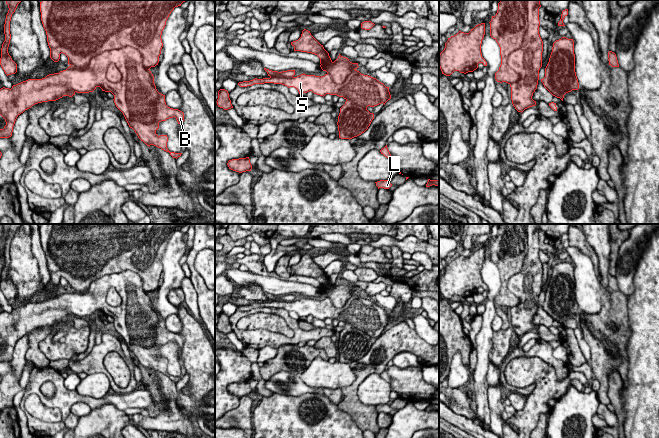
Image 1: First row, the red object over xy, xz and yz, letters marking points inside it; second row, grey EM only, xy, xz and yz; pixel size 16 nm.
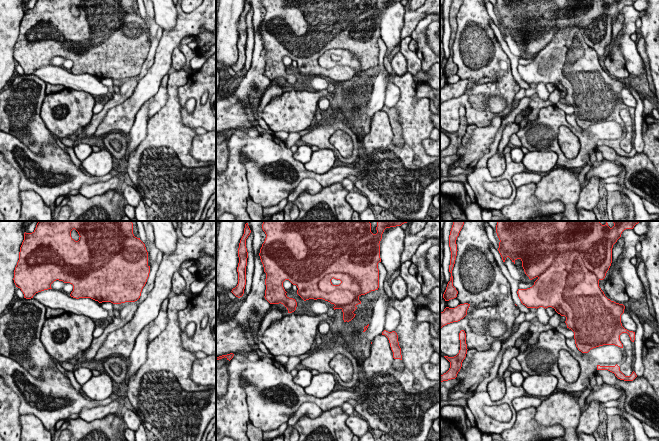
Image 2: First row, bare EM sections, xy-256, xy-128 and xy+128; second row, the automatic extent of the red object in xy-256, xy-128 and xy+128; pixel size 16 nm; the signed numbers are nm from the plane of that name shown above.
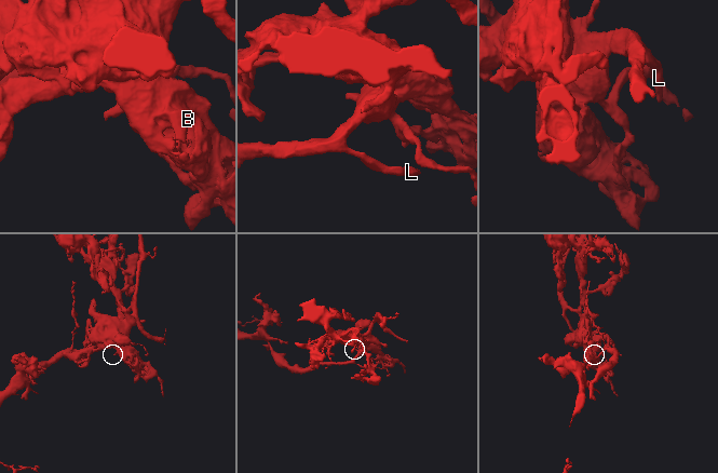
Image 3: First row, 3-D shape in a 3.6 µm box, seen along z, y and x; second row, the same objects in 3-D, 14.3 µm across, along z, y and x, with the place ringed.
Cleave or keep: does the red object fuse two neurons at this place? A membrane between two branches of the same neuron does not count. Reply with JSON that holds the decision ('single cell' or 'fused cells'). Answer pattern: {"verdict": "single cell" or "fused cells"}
{"verdict": "fused cells"}

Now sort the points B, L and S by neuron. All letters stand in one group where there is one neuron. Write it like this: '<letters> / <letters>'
B S / L

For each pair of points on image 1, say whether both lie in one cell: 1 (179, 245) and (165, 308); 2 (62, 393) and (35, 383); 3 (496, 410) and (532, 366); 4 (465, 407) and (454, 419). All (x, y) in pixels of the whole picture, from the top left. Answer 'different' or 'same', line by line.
1: same
2: same
3: different
4: different

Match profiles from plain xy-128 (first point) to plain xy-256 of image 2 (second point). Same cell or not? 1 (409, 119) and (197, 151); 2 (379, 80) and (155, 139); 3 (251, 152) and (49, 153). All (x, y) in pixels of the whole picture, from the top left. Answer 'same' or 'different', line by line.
1: different
2: different
3: same

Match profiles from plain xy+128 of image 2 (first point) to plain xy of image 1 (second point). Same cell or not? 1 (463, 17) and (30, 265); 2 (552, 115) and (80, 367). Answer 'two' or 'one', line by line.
1: one
2: one

